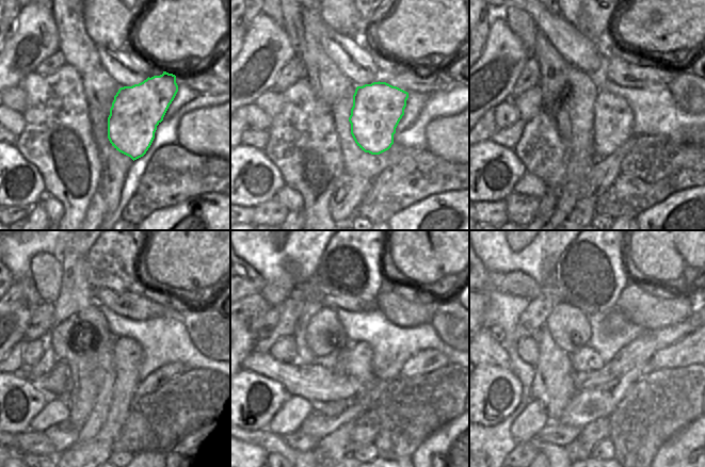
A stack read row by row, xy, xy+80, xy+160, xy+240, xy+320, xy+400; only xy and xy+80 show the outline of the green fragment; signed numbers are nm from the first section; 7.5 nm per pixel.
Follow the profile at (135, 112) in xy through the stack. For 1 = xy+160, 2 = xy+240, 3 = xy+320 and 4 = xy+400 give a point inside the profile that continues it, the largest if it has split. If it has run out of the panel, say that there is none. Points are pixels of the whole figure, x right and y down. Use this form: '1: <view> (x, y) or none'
1: xy+160 (612, 127)
2: xy+240 (128, 355)
3: xy+320 (356, 361)
4: xy+400 (585, 359)

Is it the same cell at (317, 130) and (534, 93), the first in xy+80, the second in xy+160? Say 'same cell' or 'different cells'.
different cells

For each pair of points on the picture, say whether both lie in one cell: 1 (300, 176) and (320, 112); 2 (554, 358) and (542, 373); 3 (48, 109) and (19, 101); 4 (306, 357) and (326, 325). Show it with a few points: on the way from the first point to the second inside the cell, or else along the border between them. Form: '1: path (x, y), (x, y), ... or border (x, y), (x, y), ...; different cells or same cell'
1: path (304, 160), (304, 128); same cell
2: path (553, 361), (545, 370); same cell
3: border (20, 85), (26, 94), (26, 108), (22, 113); different cells
4: border (306, 325), (306, 344), (316, 357); different cells

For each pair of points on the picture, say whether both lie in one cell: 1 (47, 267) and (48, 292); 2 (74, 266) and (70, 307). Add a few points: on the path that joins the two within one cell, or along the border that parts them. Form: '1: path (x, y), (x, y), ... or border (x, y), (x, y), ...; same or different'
1: path (47, 273), (48, 286); same
2: path (74, 276), (73, 296); same

